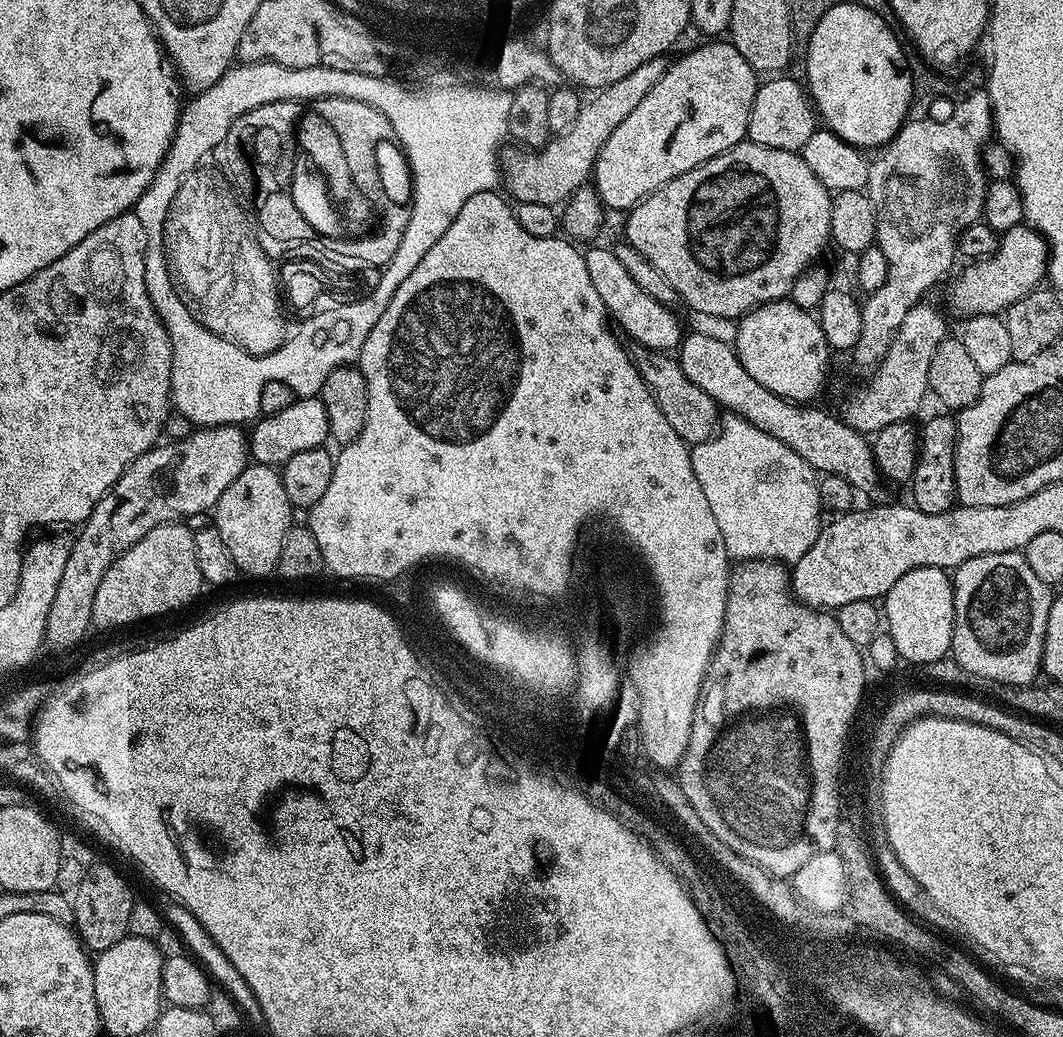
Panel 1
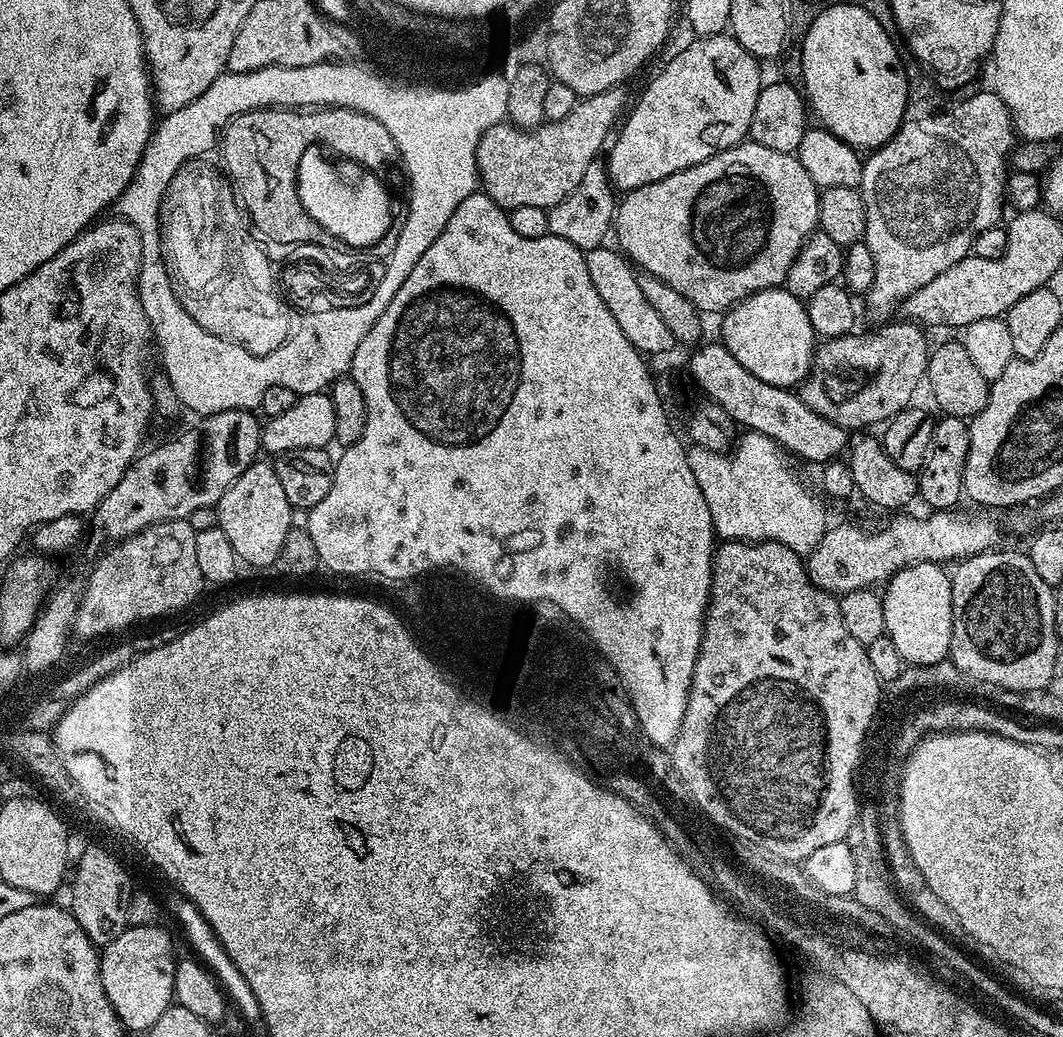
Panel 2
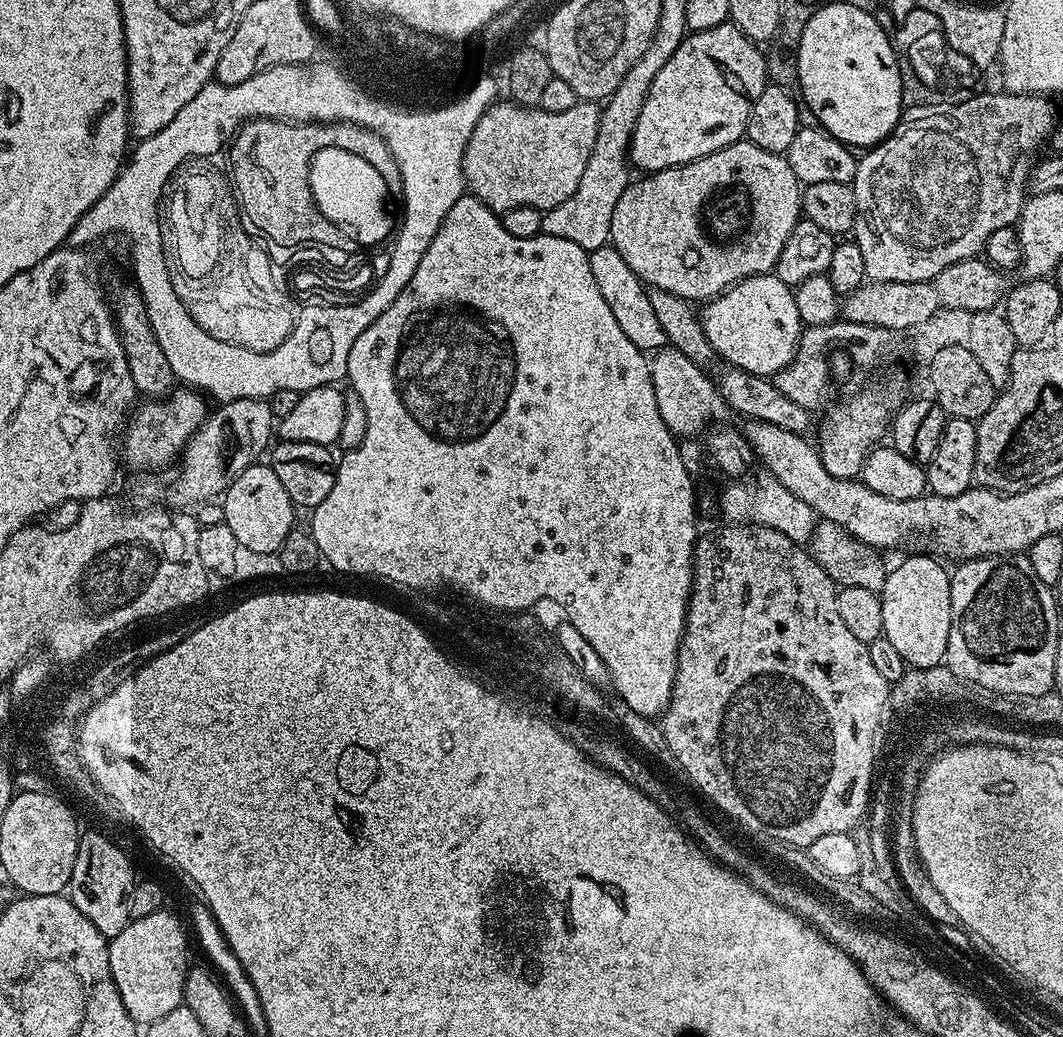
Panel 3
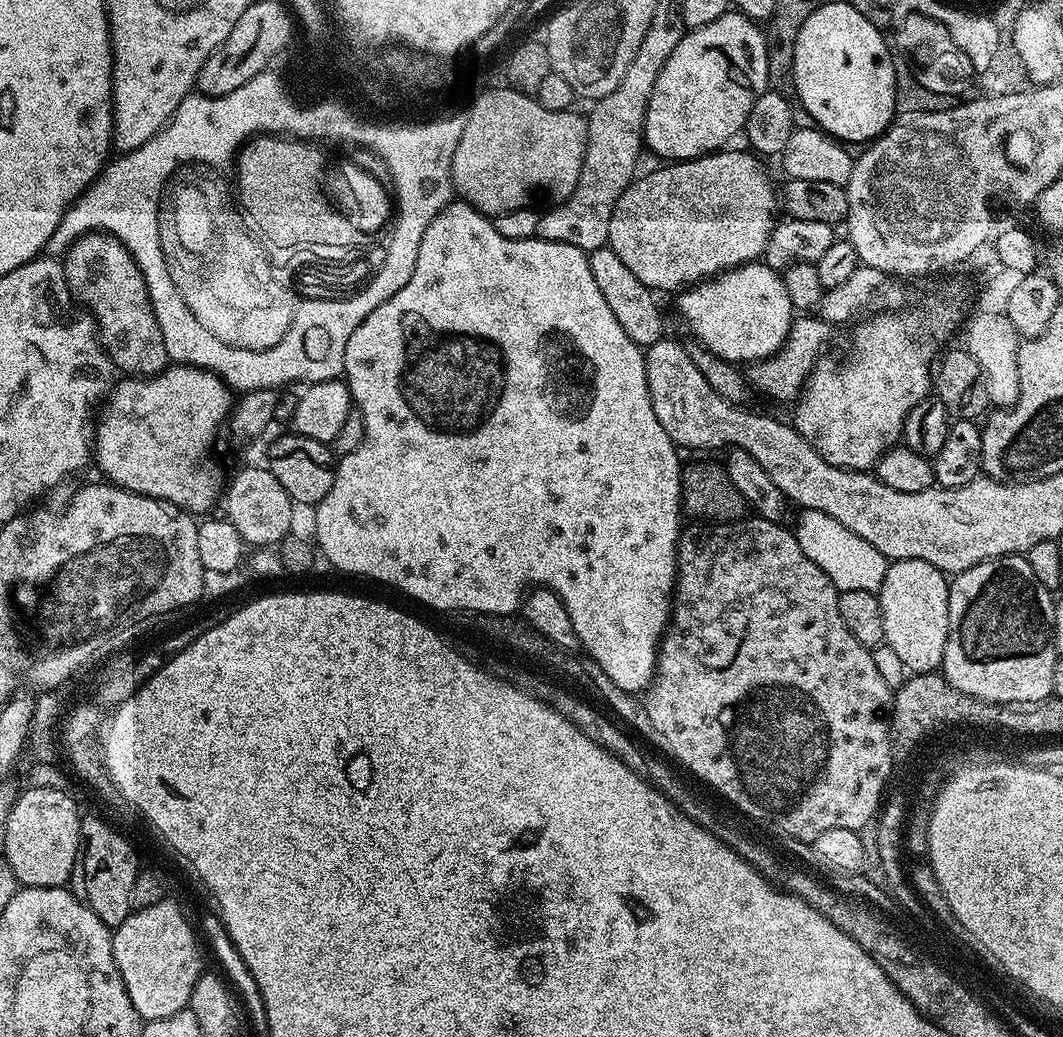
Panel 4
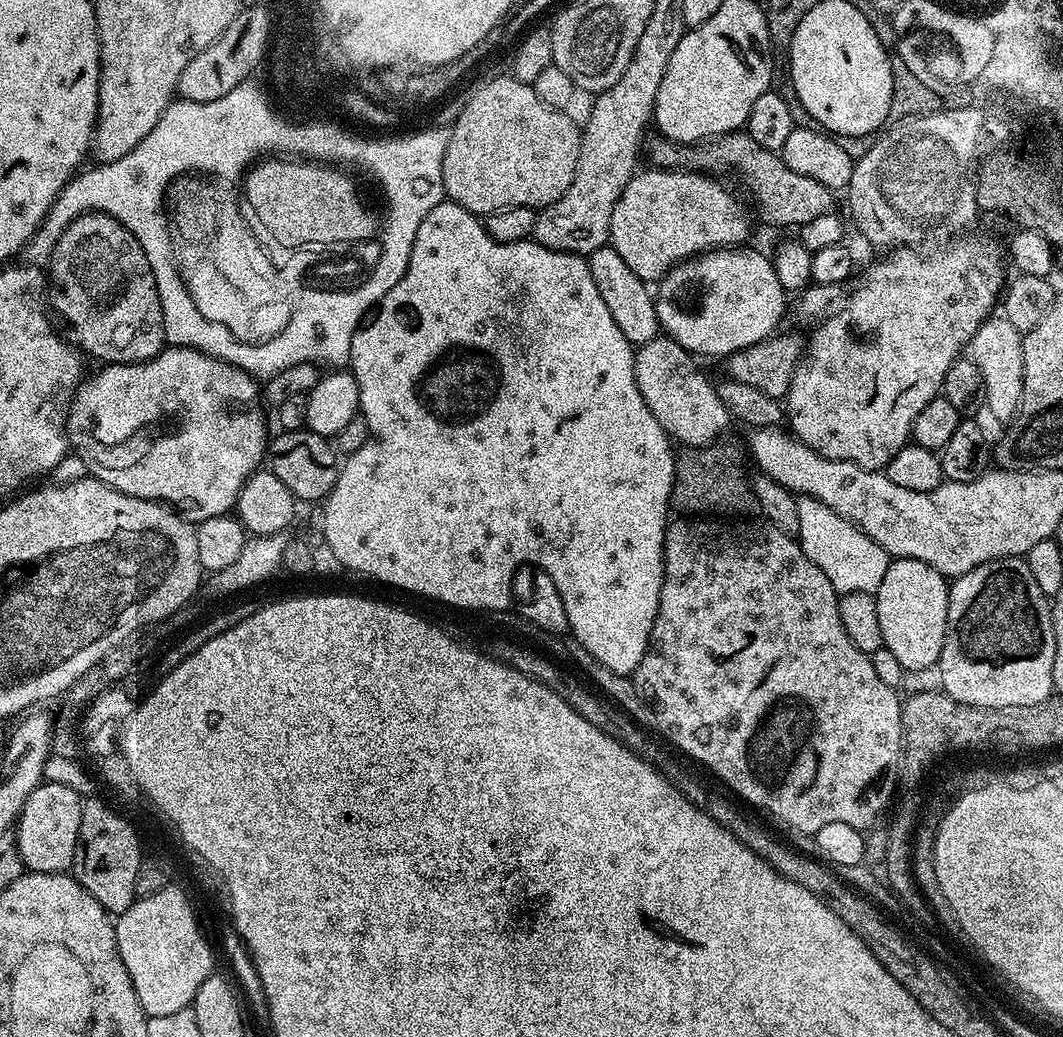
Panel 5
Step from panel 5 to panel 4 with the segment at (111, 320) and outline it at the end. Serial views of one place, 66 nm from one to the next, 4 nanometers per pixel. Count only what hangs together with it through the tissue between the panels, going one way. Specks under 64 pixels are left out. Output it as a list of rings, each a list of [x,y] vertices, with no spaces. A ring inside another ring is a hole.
[[[103,231],[88,232],[79,237],[62,257],[62,278],[64,282],[68,282],[69,290],[89,308],[85,309],[96,321],[100,340],[121,373],[132,378],[147,378],[156,376],[169,367],[166,338],[162,338],[162,326],[158,326],[154,307],[151,306],[146,278],[139,269],[138,262],[131,256],[131,250],[118,237]]]

